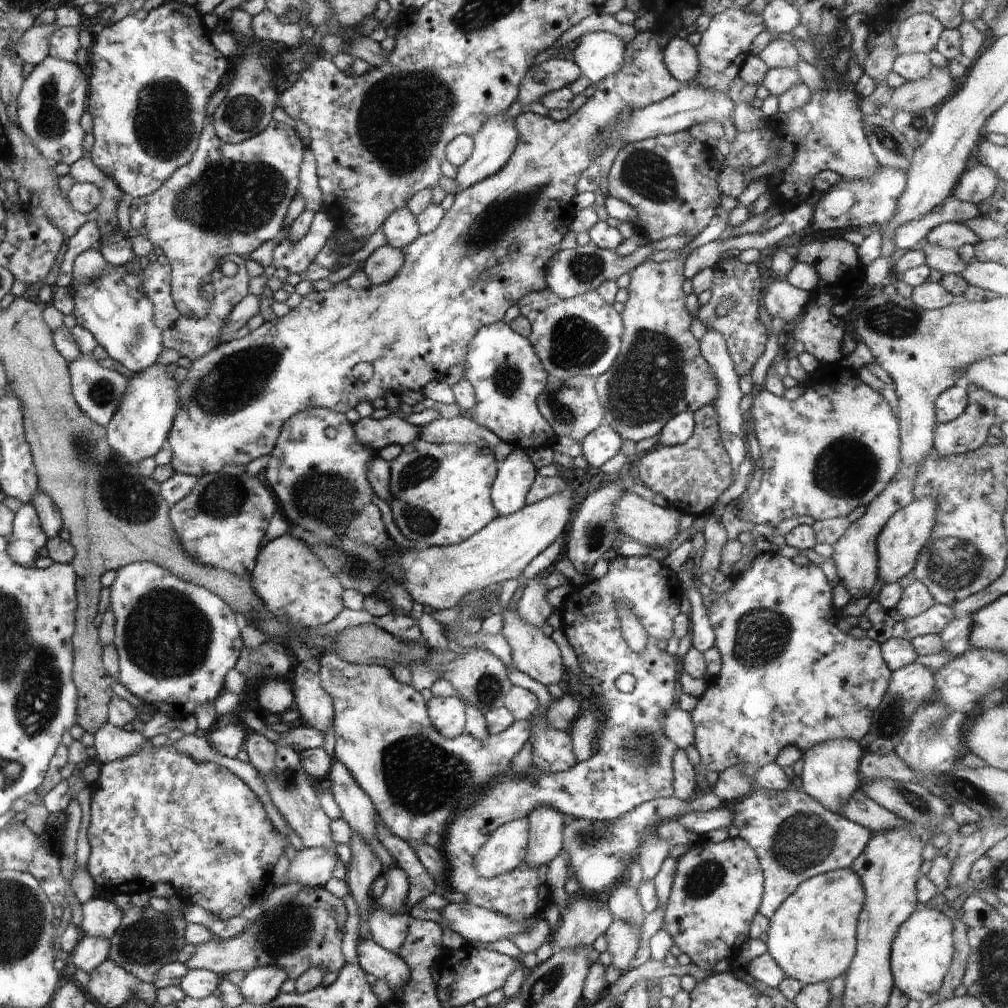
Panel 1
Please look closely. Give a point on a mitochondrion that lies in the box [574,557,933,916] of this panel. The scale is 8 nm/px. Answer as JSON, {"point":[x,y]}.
{"point":[805,839]}

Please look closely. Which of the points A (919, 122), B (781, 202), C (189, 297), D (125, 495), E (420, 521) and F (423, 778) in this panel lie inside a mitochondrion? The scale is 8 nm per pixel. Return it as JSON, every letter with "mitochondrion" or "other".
{"A":"mitochondrion","B":"other","C":"mitochondrion","D":"mitochondrion","E":"mitochondrion","F":"mitochondrion"}

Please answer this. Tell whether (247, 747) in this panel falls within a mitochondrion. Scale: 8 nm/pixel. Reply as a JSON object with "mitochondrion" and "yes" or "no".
{"mitochondrion":"no"}

